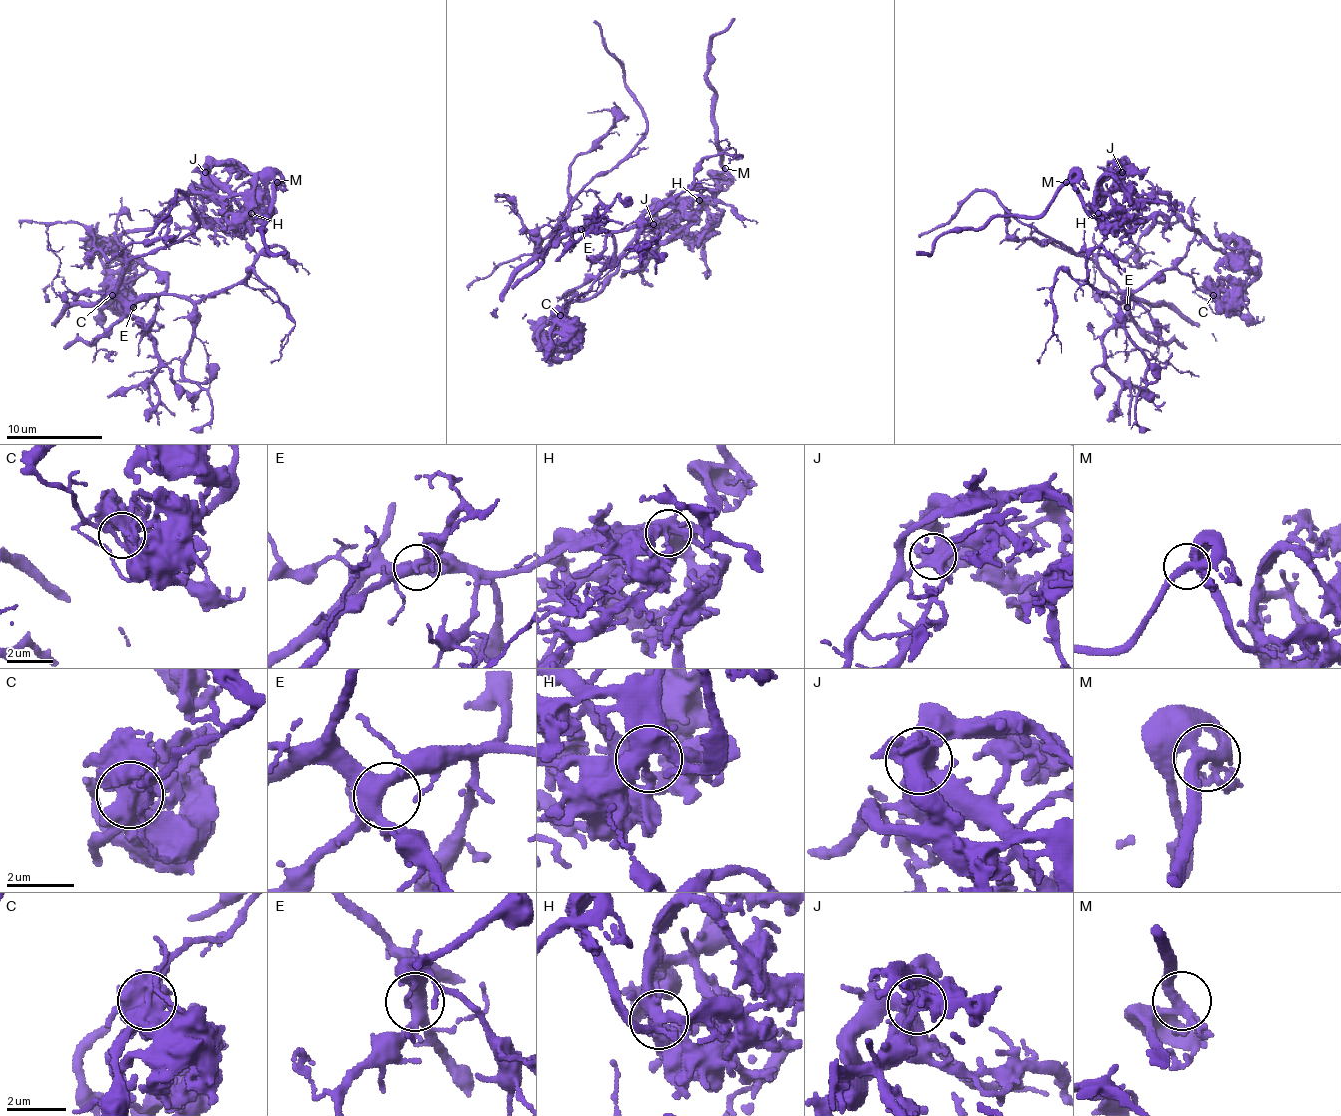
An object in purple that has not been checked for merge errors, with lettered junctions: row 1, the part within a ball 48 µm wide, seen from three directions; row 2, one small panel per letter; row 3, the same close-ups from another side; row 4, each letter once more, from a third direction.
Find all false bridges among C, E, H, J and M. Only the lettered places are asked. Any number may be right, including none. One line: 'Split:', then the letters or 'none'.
Split: C

